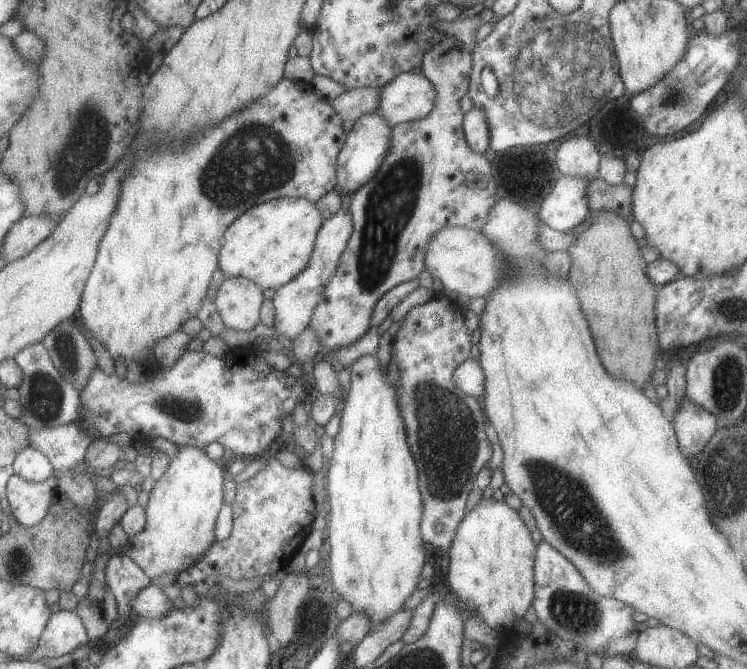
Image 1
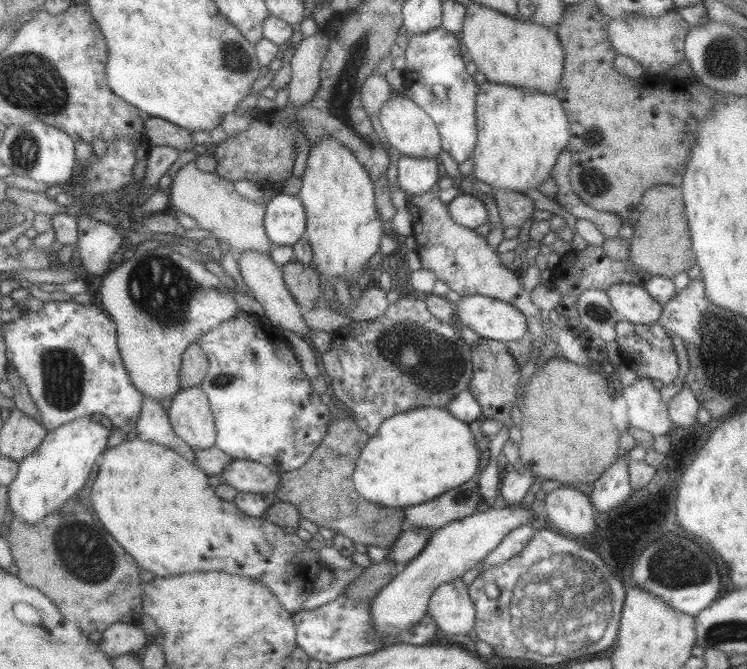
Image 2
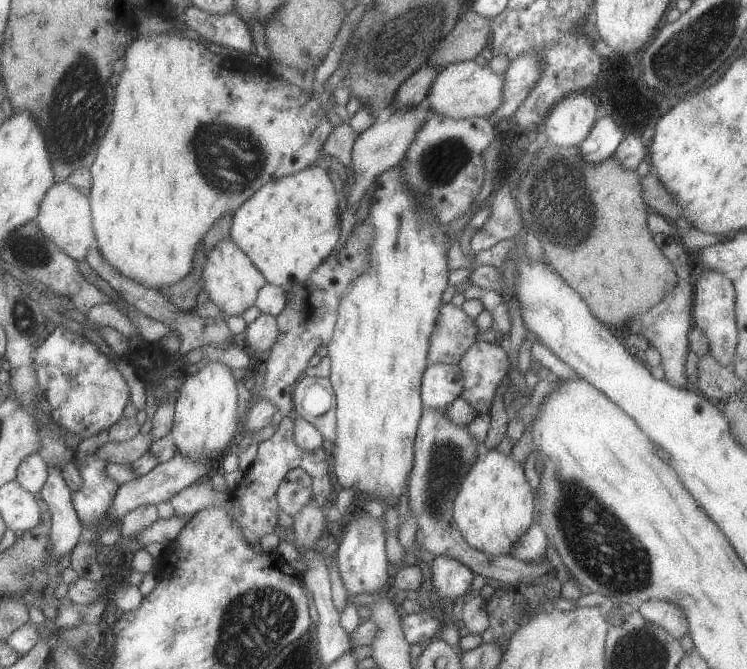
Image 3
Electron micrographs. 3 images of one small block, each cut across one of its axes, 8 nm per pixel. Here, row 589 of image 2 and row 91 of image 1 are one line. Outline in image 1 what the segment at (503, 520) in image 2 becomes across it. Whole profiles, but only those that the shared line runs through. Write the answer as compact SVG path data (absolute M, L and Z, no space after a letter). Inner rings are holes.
M419 71L400 72L380 88L377 111L387 126L425 118L433 108L435 90Z

